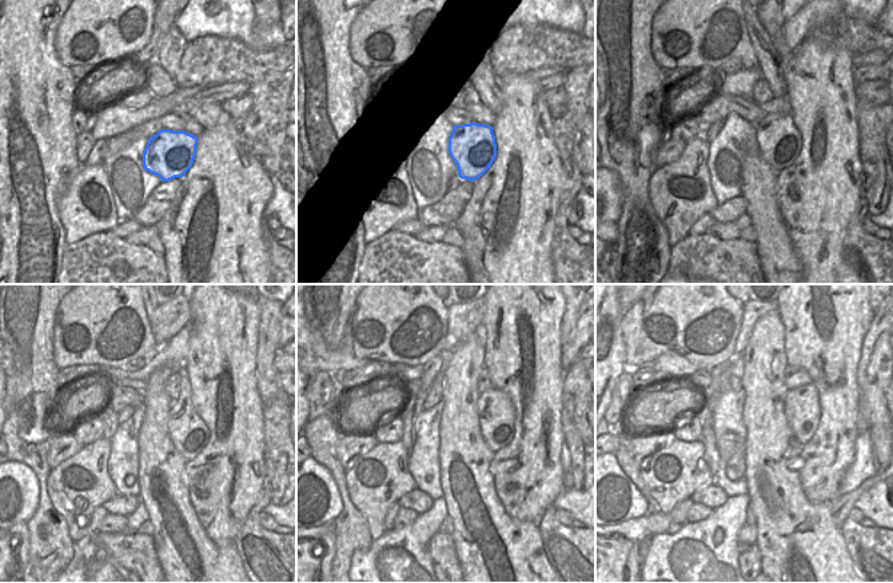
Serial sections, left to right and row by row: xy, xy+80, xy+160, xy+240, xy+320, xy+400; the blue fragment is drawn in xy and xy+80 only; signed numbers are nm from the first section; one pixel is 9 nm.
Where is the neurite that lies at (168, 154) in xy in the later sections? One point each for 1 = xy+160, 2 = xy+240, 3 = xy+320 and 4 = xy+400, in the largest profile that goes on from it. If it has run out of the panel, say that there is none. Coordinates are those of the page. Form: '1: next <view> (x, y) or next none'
1: next xy+160 (778, 140)
2: next xy+240 (188, 434)
3: next xy+320 (495, 408)
4: next xy+400 (802, 411)

